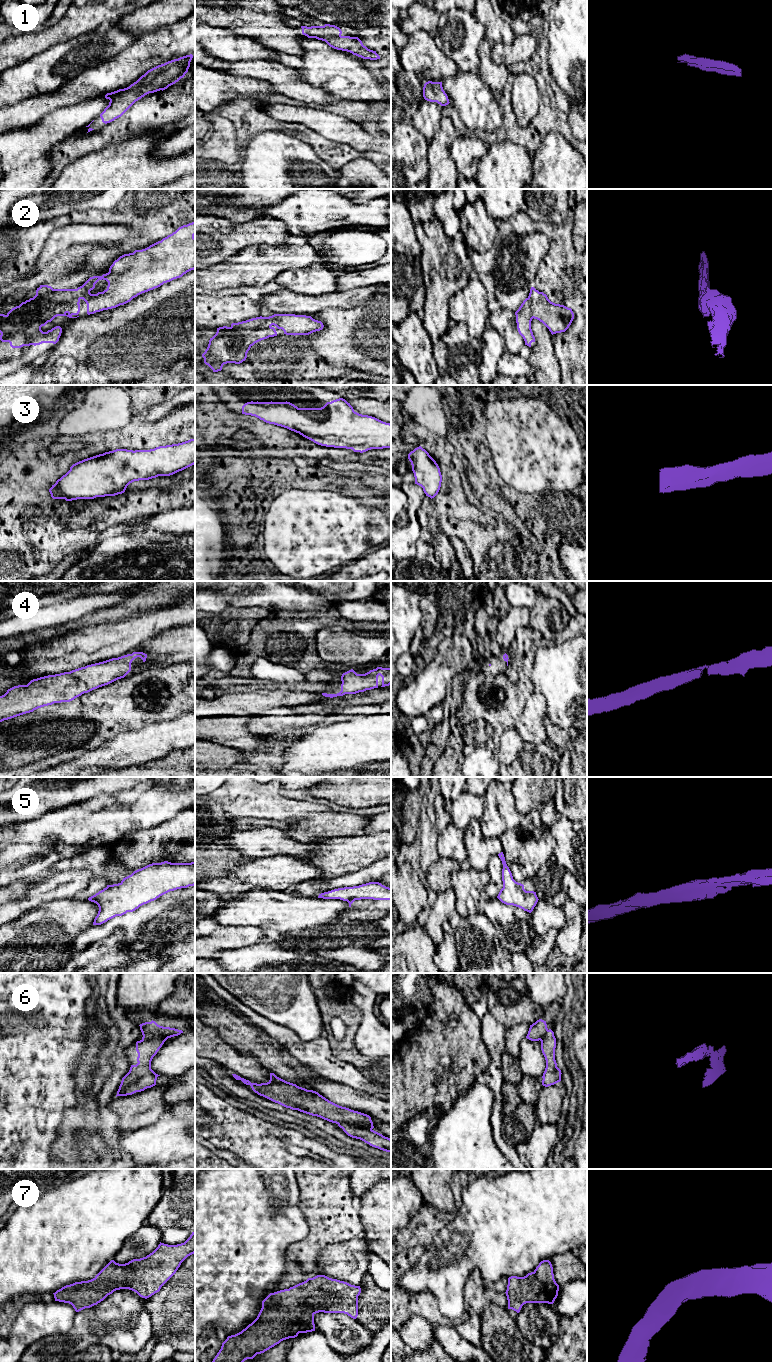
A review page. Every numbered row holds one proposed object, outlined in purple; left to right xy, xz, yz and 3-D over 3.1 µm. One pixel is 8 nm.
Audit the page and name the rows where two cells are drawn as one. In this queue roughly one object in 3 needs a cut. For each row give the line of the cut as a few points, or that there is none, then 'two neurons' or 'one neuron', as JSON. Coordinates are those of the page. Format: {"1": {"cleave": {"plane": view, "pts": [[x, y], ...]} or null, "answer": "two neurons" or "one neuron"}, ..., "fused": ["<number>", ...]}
{"1": {"cleave": null, "answer": "one neuron"}, "2": {"cleave": null, "answer": "one neuron"}, "3": {"cleave": null, "answer": "one neuron"}, "4": {"cleave": null, "answer": "one neuron"}, "5": {"cleave": null, "answer": "one neuron"}, "6": {"cleave": {"plane": "xz", "pts": [[340, 1126], [351, 1125], [371, 1129]]}, "answer": "two neurons"}, "7": {"cleave": null, "answer": "one neuron"}, "fused": ["6"]}

